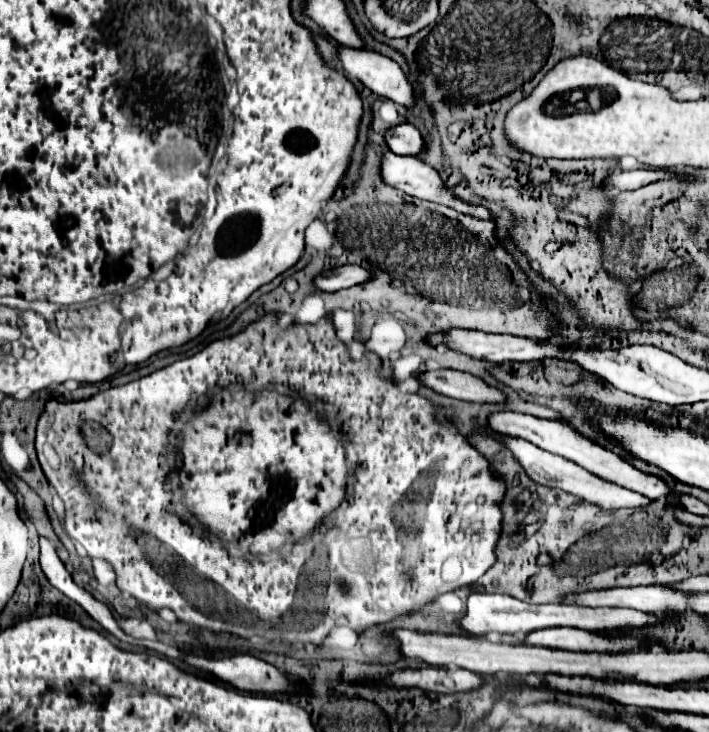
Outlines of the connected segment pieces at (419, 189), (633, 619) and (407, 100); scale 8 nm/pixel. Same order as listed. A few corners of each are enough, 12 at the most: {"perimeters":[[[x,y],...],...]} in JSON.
{"perimeters":[[[384,152],[382,182],[410,196],[488,220],[484,206],[454,198],[416,156]],[[472,592],[458,628],[528,634],[540,628],[640,628],[658,616],[622,608],[528,604]],[[350,46],[334,56],[374,94],[412,106],[412,86],[394,60]]]}

